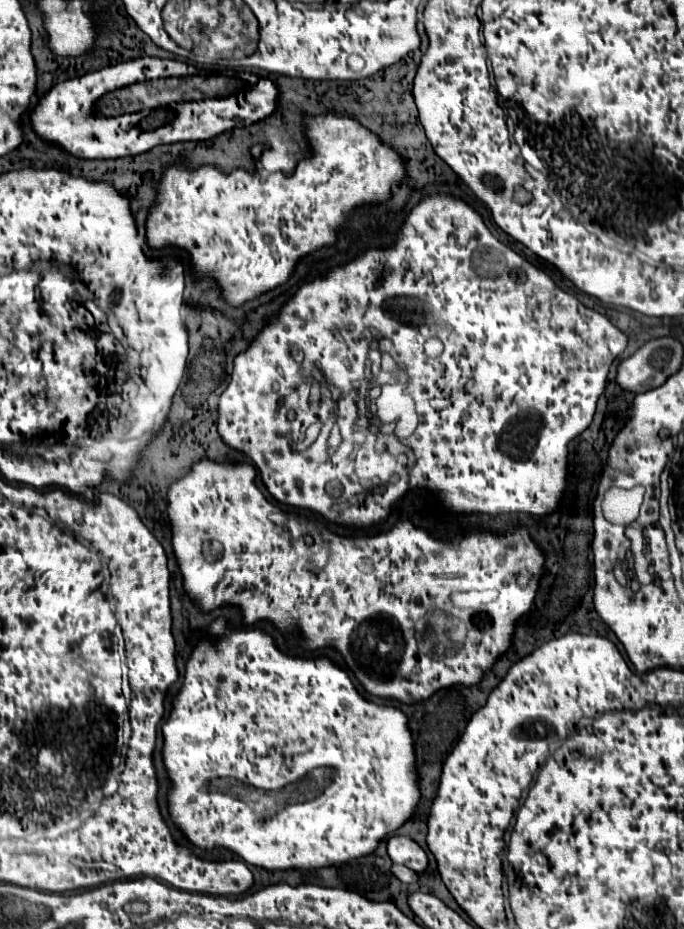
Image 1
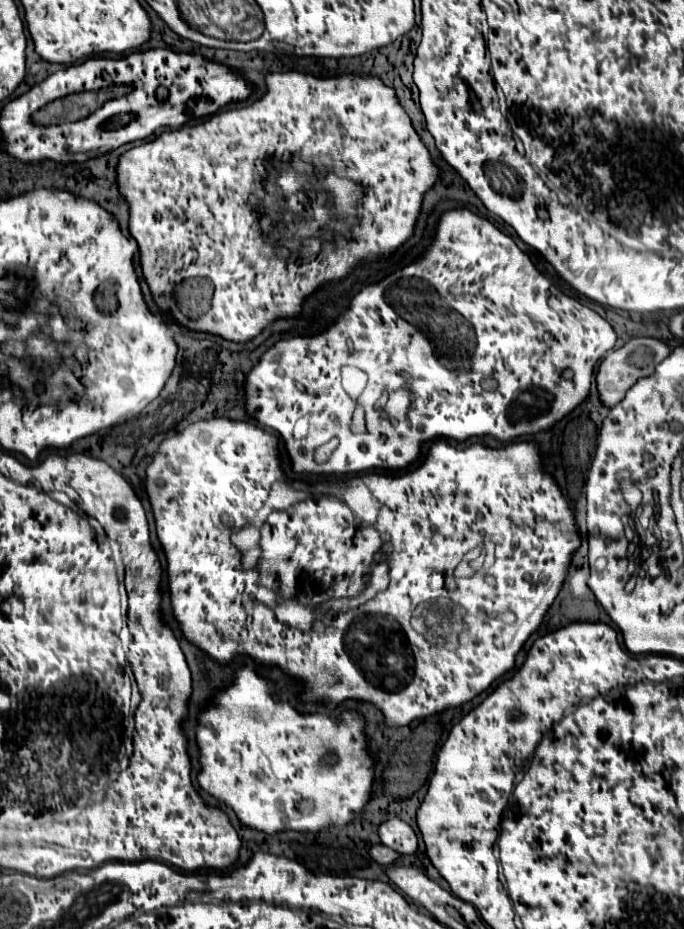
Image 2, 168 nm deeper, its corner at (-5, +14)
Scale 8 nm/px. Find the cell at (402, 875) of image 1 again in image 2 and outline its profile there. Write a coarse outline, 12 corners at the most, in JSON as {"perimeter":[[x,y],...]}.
{"perimeter":[[373,845],[369,855],[379,865],[391,865],[399,853]]}

